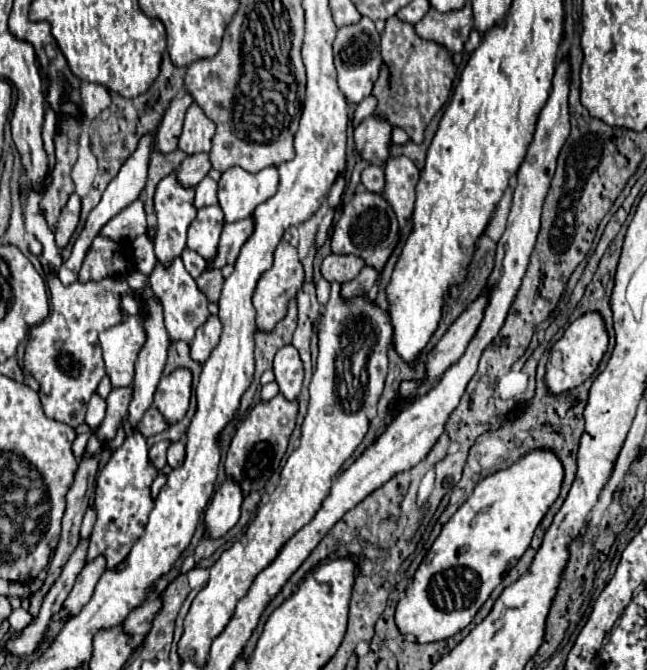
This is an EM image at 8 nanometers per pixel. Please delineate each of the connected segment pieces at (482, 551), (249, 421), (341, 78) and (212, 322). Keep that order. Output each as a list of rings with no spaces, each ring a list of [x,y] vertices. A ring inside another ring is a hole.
[[[532,450],[526,456],[522,456],[512,466],[498,470],[484,480],[480,480],[470,494],[470,498],[454,512],[454,516],[444,524],[440,536],[434,540],[432,548],[424,556],[422,564],[418,566],[412,584],[406,588],[404,598],[398,602],[396,608],[396,626],[404,636],[414,636],[416,642],[436,642],[446,640],[460,630],[464,630],[480,606],[488,600],[490,592],[500,584],[502,574],[516,566],[520,556],[530,546],[530,540],[534,536],[536,526],[548,512],[548,508],[554,504],[554,500],[560,494],[564,478],[564,468],[558,456],[550,450]]]
[[[278,394],[268,402],[258,402],[250,410],[250,414],[238,424],[226,454],[224,474],[228,480],[240,484],[244,494],[264,490],[264,484],[268,482],[272,472],[280,466],[280,460],[288,446],[288,438],[296,424],[296,414],[298,414],[298,404],[288,402],[282,394]]]
[[[364,18],[354,26],[344,26],[338,30],[338,36],[334,40],[334,66],[338,72],[338,86],[348,102],[360,104],[362,98],[372,94],[372,86],[378,78],[380,70],[380,34],[374,28],[374,22],[370,18]]]
[[[210,316],[202,328],[196,330],[194,342],[190,344],[190,358],[198,364],[204,364],[208,360],[208,354],[212,354],[218,338],[220,338],[222,324],[218,316]]]

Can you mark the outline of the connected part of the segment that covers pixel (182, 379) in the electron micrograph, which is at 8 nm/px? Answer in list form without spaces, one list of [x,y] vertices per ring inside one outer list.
[[[178,368],[168,376],[162,376],[154,394],[154,406],[160,410],[168,424],[180,422],[188,412],[192,394],[192,374],[186,368]]]

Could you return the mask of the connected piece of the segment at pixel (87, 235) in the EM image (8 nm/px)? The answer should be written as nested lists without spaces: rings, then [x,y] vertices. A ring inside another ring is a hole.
[[[144,134],[144,138],[140,138],[134,154],[122,164],[122,168],[120,168],[120,172],[116,174],[116,178],[114,178],[114,180],[108,184],[108,188],[104,190],[102,200],[100,200],[98,206],[90,212],[90,216],[88,216],[88,220],[86,220],[86,226],[84,226],[84,230],[80,232],[80,236],[78,236],[74,248],[72,248],[70,258],[58,268],[58,278],[60,278],[60,282],[62,282],[64,286],[70,286],[72,282],[78,280],[80,266],[82,266],[82,262],[84,262],[84,256],[86,256],[92,240],[94,240],[94,238],[100,234],[100,230],[110,222],[110,218],[114,218],[120,210],[124,210],[128,204],[132,204],[132,202],[142,194],[144,184],[146,184],[146,176],[148,176],[148,160],[150,160],[152,144],[154,144],[154,136],[152,136],[152,134]]]

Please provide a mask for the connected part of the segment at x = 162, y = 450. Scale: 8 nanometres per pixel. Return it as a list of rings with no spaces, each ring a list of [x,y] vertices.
[[[162,440],[162,442],[156,442],[150,448],[150,460],[158,470],[162,470],[166,466],[166,450],[168,450],[168,446],[170,446],[170,440]]]

